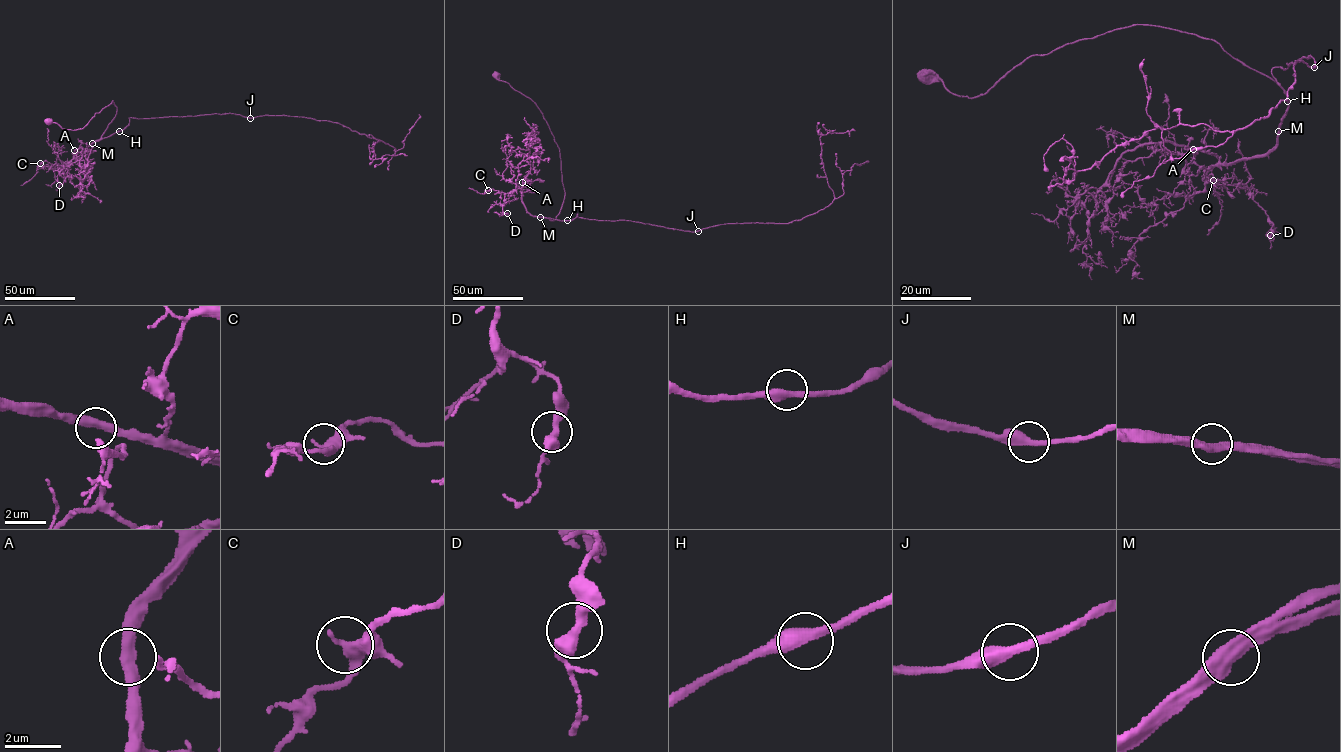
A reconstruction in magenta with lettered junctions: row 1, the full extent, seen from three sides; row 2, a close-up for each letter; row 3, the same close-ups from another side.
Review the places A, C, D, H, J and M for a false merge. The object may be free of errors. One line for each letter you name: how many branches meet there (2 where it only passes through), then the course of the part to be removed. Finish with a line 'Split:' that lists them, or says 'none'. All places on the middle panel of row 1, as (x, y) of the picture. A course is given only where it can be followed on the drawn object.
Split: none

